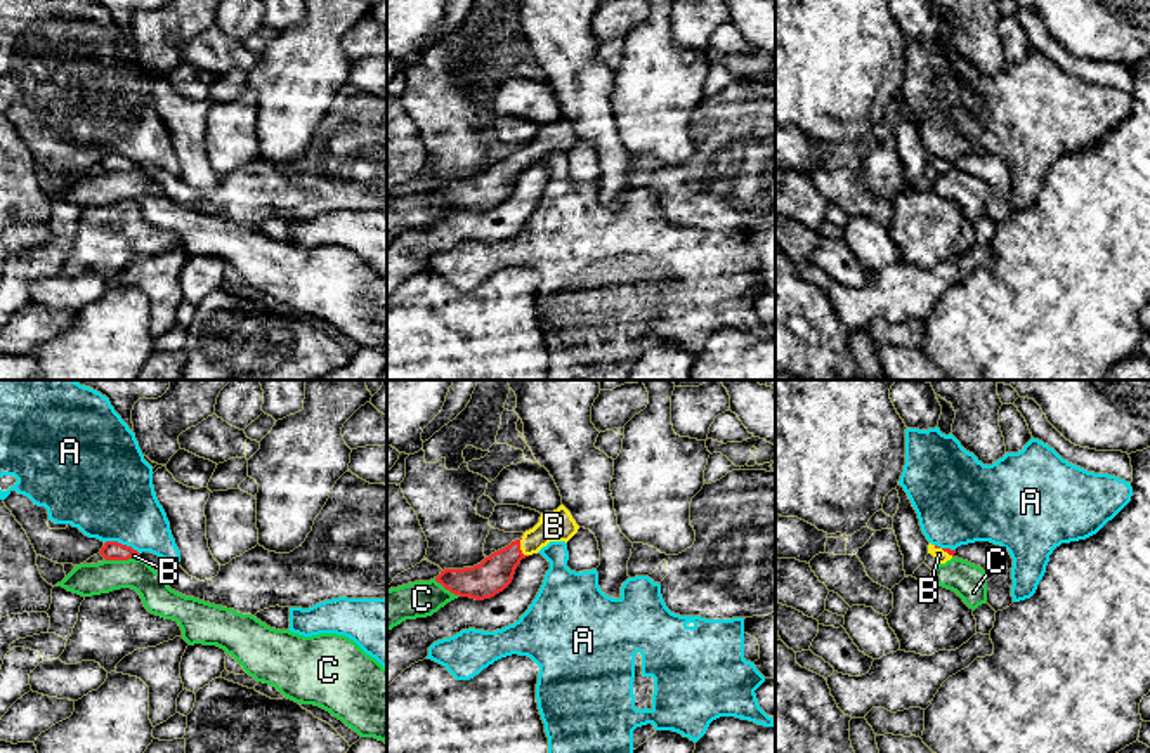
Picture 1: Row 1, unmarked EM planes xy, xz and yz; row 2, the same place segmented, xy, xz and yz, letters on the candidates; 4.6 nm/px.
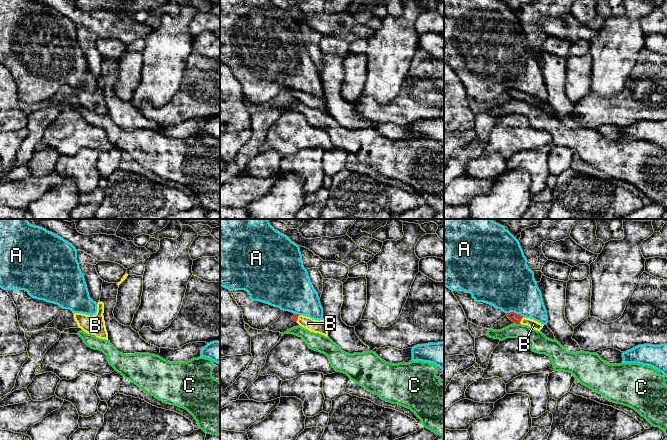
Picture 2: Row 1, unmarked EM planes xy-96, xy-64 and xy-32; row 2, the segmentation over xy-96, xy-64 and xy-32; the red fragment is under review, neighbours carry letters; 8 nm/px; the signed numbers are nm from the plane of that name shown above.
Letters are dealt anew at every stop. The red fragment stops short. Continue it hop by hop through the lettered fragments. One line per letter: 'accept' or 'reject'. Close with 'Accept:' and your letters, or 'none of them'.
A: reject
B: accept
C: reject
Accept: B

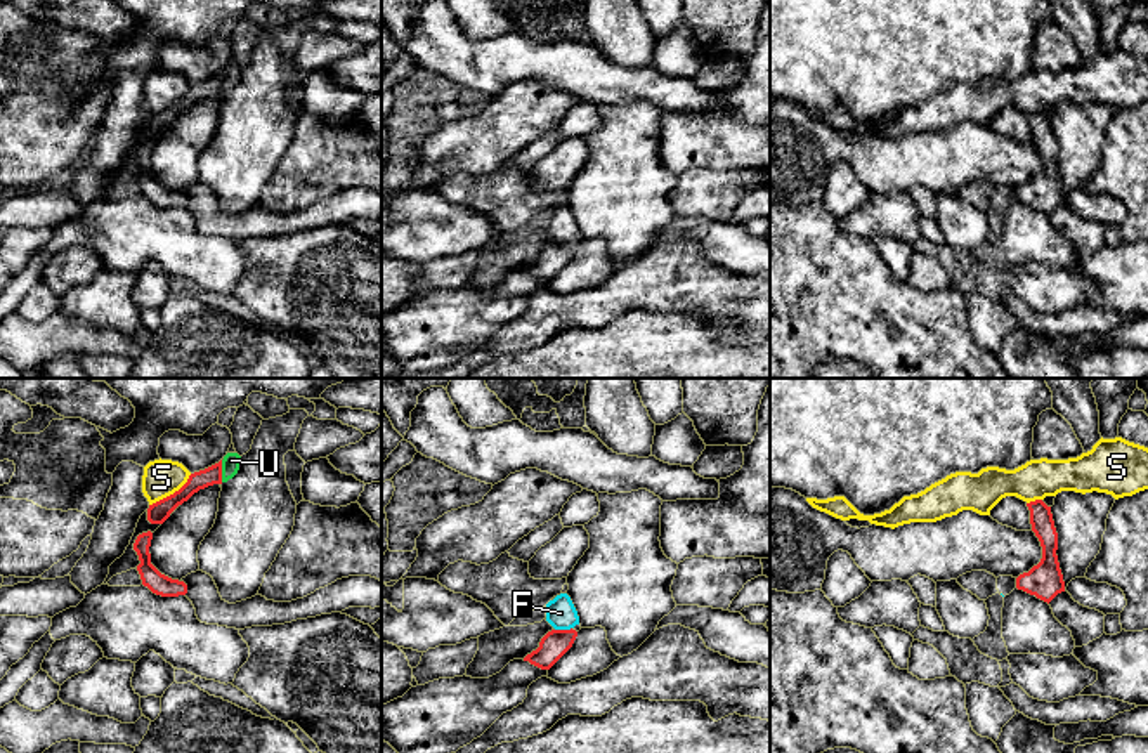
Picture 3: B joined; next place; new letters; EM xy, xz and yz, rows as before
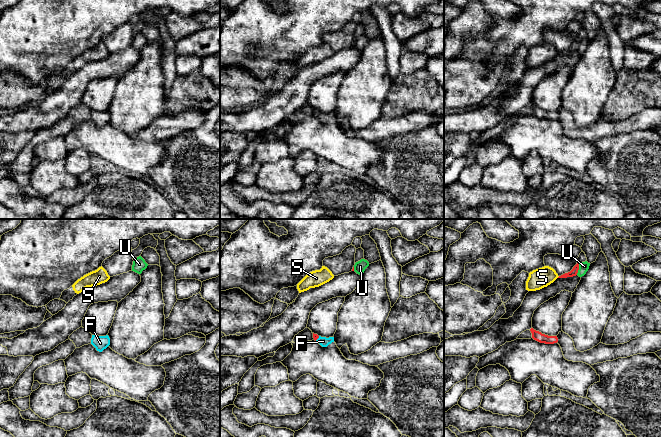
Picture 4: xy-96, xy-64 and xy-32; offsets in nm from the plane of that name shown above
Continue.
F: accept
S: reject
U: reject
Accept: F

